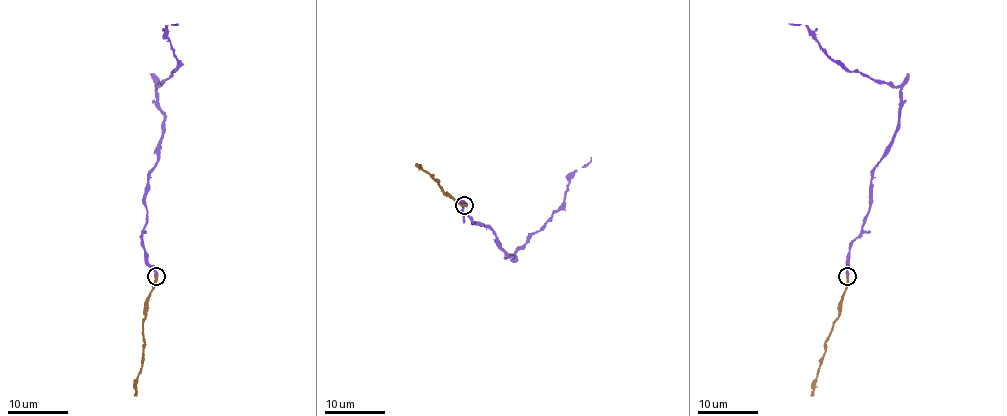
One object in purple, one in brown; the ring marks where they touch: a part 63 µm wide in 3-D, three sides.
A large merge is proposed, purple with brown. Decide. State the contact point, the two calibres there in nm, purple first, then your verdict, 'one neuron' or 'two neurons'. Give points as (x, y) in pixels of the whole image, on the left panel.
place (156, 276); calibres 360 and 340 nm; one neuron

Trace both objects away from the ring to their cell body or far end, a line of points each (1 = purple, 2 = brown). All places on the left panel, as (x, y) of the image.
1: (155, 277), (142, 236), (144, 187), (163, 128), (156, 87), (178, 63), (166, 28), (177, 23)
2: (156, 277), (147, 303), (141, 371), (133, 395)

